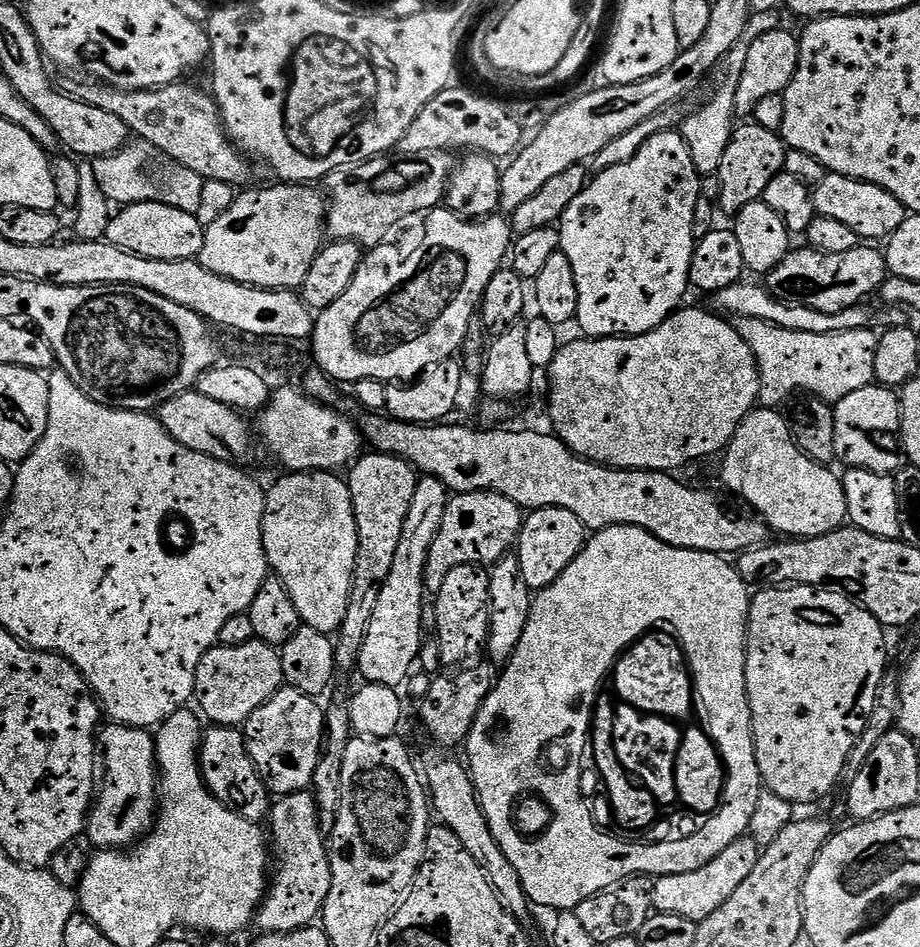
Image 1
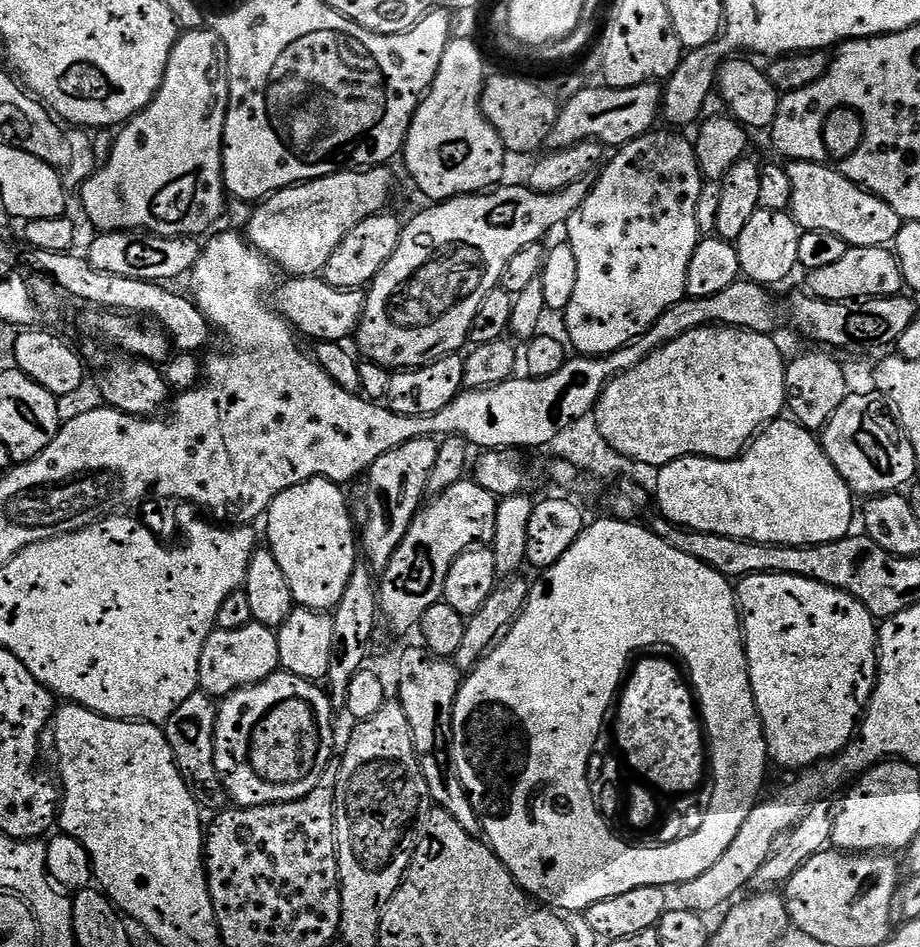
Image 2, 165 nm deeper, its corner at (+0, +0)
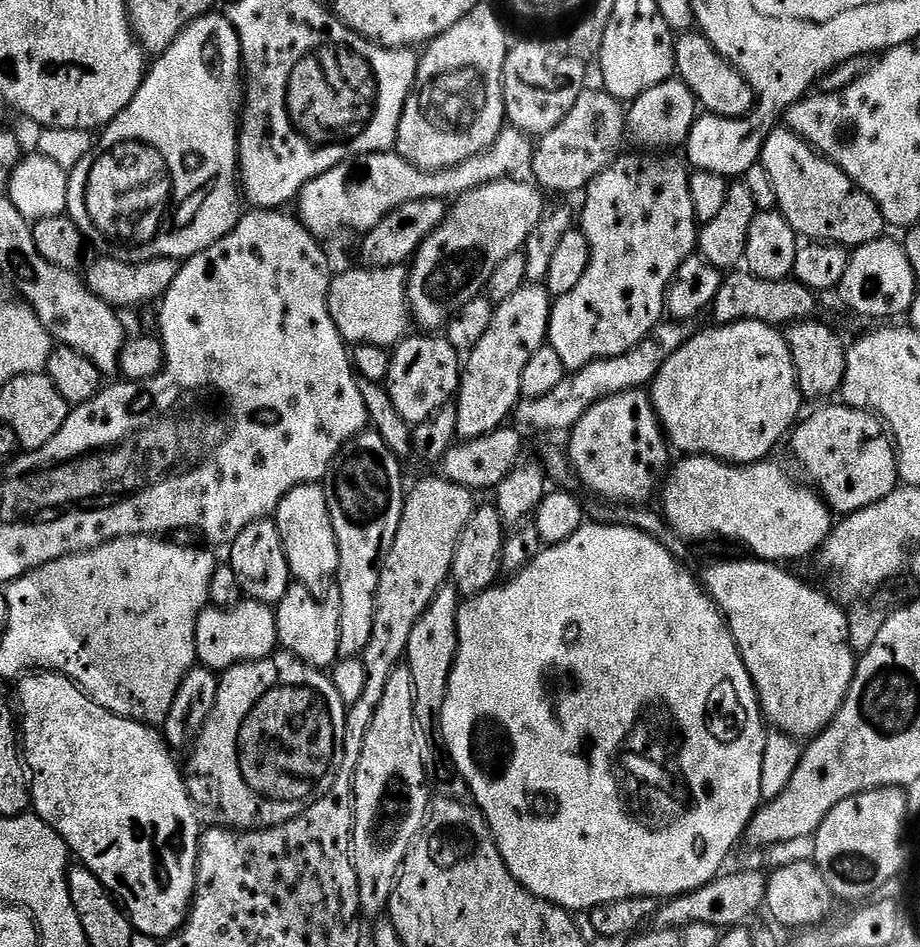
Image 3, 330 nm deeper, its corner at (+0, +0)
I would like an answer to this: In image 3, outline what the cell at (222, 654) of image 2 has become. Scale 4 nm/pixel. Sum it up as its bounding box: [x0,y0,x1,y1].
[196,599,278,674]

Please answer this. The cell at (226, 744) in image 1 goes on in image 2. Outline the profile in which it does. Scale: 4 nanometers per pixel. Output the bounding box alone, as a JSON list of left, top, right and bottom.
[163,690,226,810]

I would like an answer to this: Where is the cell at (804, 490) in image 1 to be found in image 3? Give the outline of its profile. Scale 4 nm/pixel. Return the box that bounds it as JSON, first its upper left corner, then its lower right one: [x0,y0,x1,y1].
[662,454,834,562]

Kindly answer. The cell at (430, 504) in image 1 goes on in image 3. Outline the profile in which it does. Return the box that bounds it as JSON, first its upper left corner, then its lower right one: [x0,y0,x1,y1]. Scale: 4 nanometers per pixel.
[454,282,553,440]

